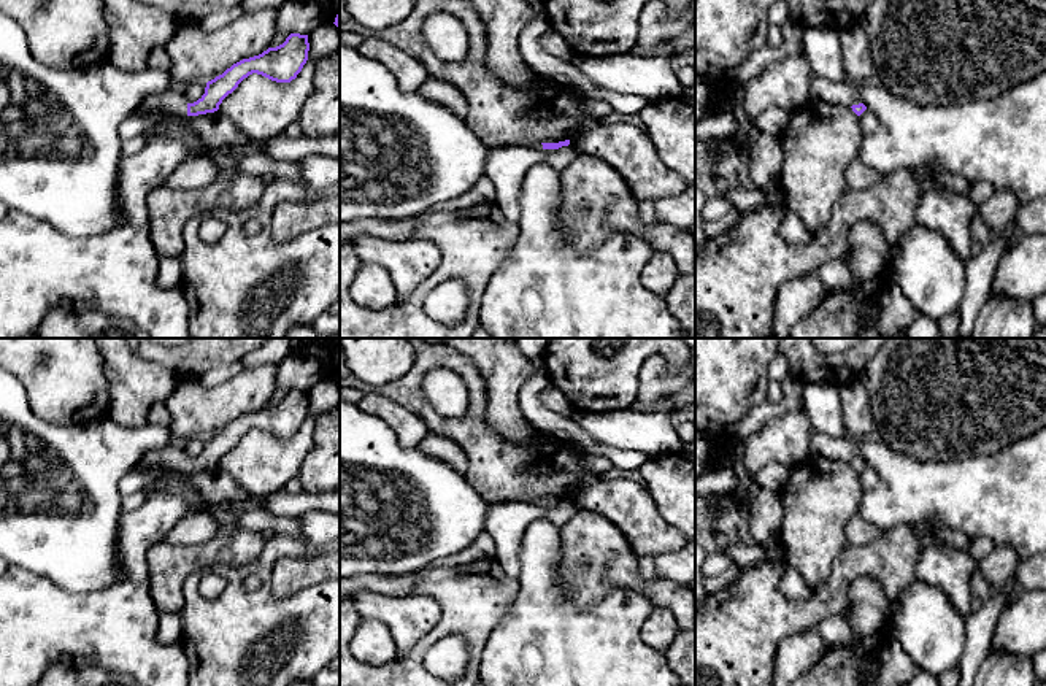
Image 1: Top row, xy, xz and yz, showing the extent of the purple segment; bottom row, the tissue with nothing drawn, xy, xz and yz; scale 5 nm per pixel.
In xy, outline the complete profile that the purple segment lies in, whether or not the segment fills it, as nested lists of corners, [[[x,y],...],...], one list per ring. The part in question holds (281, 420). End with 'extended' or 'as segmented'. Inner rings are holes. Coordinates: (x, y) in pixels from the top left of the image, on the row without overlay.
[[[290,389],[283,400],[268,403],[259,411],[243,414],[208,437],[205,449],[197,457],[189,459],[183,443],[173,441],[163,449],[144,454],[141,465],[163,465],[183,473],[214,468],[222,456],[252,429],[276,438],[290,438],[306,419],[308,407],[308,391]]]; extended

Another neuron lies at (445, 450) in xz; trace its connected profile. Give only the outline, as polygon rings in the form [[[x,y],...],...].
[[[427,434],[417,446],[424,454],[433,456],[438,461],[443,461],[454,470],[467,475],[470,462],[465,451],[452,440],[444,437]]]

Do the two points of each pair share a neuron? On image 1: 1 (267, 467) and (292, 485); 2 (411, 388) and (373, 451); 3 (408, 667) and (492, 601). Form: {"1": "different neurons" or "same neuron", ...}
{"1": "different neurons", "2": "different neurons", "3": "same neuron"}

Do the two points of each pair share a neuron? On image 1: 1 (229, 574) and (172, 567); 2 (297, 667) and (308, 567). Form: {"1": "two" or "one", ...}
{"1": "two", "2": "two"}

